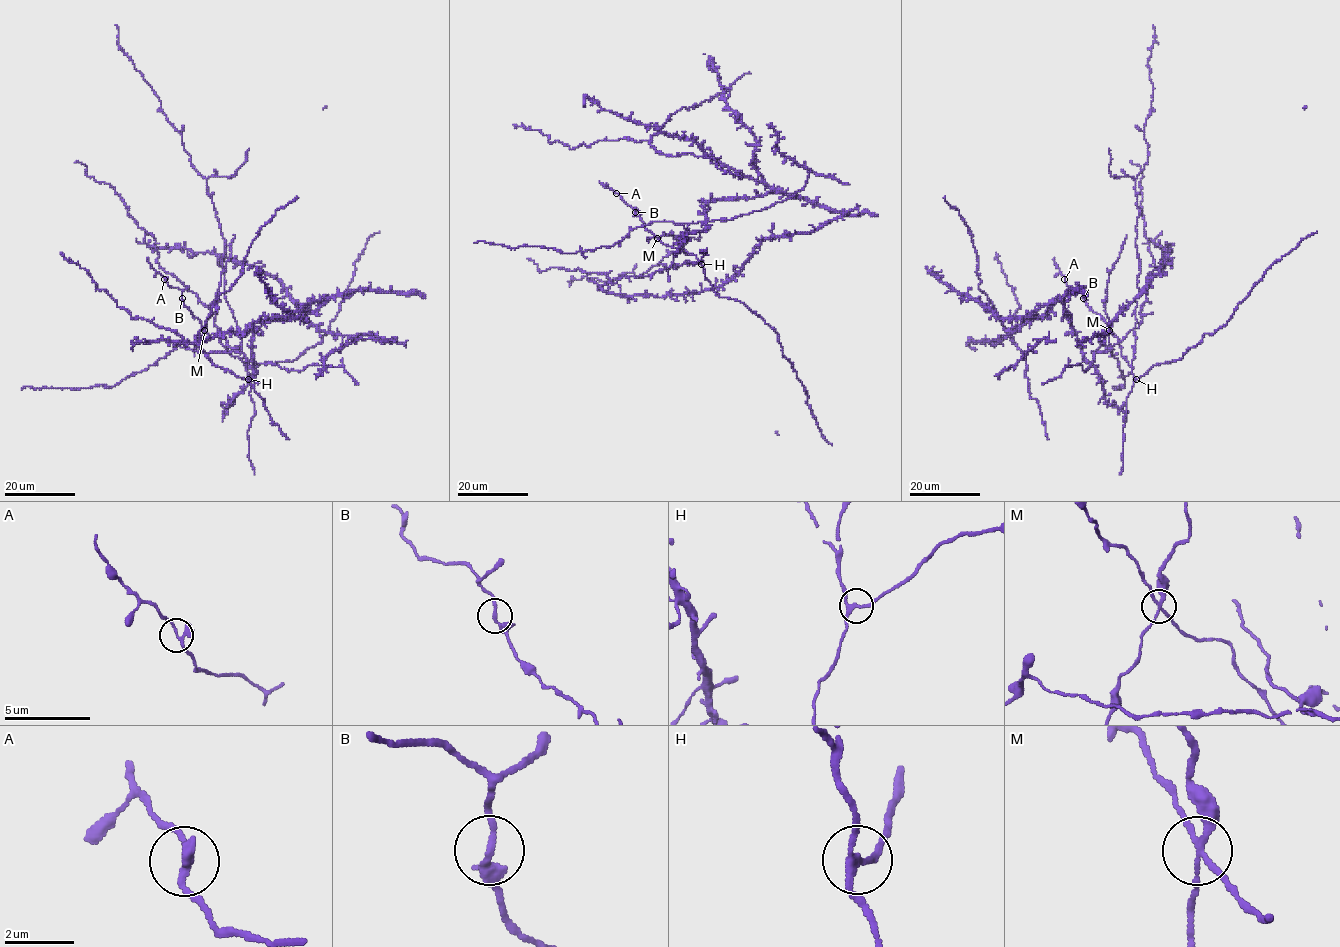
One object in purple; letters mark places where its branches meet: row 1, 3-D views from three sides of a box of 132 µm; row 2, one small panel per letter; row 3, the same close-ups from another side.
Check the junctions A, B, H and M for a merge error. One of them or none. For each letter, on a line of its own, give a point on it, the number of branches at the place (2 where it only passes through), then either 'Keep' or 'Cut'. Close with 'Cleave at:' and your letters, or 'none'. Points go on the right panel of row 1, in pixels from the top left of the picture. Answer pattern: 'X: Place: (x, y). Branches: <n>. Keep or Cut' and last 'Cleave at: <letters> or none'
A: Place: (1064, 279). Branches: 3. Keep
B: Place: (1083, 298). Branches: 3. Keep
H: Place: (1136, 379). Branches: 3. Keep
M: Place: (1109, 330). Branches: 4. Cut
Cleave at: M

